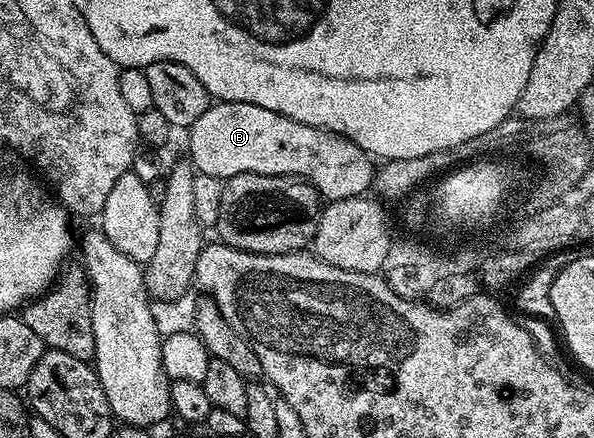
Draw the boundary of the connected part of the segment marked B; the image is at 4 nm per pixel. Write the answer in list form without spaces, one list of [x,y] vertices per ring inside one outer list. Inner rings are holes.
[[[227,100],[210,103],[205,112],[197,115],[197,121],[188,129],[187,136],[190,156],[188,159],[194,169],[203,174],[218,176],[223,182],[244,172],[268,176],[296,176],[308,180],[326,201],[331,201],[368,193],[375,171],[375,164],[369,153],[355,146],[355,142],[351,142],[347,137],[315,126],[307,126],[303,122],[295,122],[283,114],[263,110],[263,106],[247,102]]]

